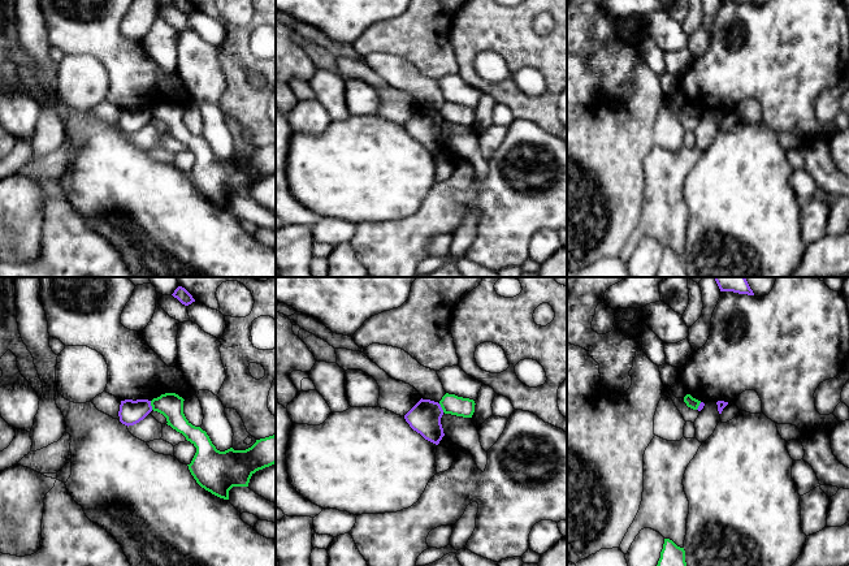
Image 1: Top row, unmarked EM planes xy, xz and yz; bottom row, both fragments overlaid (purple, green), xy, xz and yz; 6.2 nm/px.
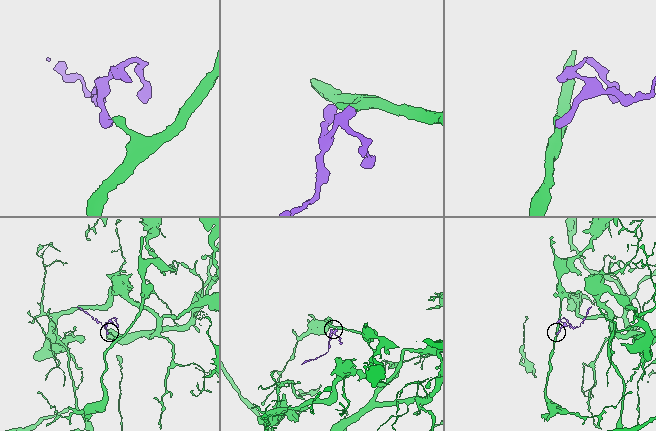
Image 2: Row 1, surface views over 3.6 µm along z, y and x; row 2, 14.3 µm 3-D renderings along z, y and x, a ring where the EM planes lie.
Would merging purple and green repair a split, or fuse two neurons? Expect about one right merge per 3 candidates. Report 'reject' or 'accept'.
reject

